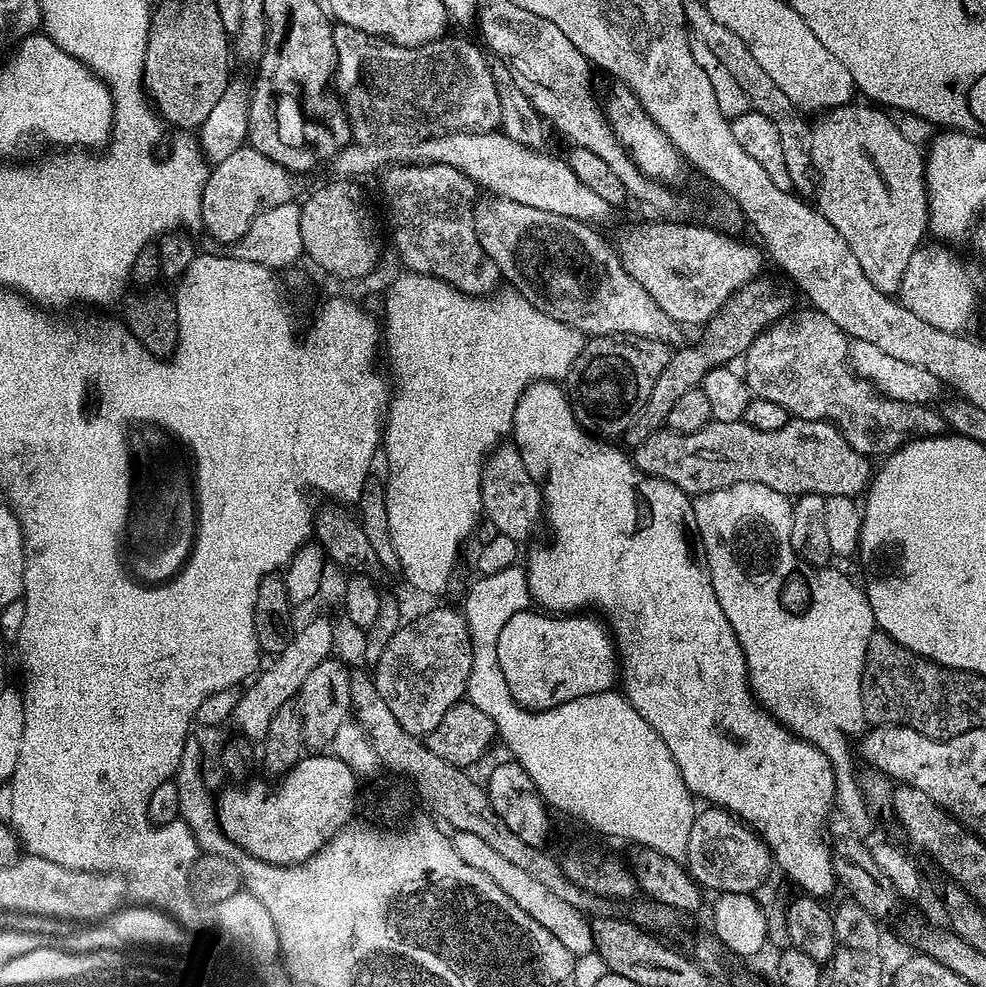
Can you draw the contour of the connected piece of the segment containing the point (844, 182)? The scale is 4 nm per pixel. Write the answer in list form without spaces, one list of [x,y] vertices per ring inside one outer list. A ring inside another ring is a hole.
[[[843,104],[840,108],[830,108],[823,113],[817,119],[820,121],[811,125],[808,149],[818,177],[819,211],[845,238],[865,271],[866,278],[878,290],[892,294],[900,287],[906,262],[910,262],[910,254],[914,254],[914,250],[925,243],[924,236],[926,237],[928,232],[928,187],[924,185],[925,157],[917,145],[909,142],[900,133],[900,127],[887,111],[864,104]]]

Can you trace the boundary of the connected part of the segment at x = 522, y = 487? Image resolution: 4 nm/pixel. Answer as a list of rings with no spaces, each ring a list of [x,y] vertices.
[[[501,442],[496,445],[495,448],[491,449],[487,453],[488,461],[485,464],[482,464],[482,471],[480,473],[480,506],[483,512],[483,515],[486,517],[486,520],[489,520],[490,523],[493,524],[495,531],[499,533],[501,536],[505,536],[506,538],[510,538],[511,540],[517,542],[523,542],[523,540],[528,540],[532,535],[536,532],[536,527],[539,526],[540,520],[542,524],[542,517],[545,515],[544,510],[544,494],[541,492],[540,487],[534,482],[534,478],[530,474],[530,470],[526,468],[526,462],[522,462],[522,454],[517,450],[515,443],[512,442]]]

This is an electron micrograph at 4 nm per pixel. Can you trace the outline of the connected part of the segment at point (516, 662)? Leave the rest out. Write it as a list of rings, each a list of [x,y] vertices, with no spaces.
[[[529,610],[514,614],[514,618],[502,626],[496,639],[496,661],[502,670],[502,678],[506,678],[510,694],[529,712],[545,712],[566,702],[610,692],[617,687],[618,653],[613,637],[603,619],[588,615],[592,614],[545,614],[540,610]]]

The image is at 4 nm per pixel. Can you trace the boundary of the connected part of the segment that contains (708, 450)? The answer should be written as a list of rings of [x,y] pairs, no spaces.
[[[795,418],[789,419],[788,424],[782,426],[781,429],[776,430],[760,430],[753,425],[747,424],[744,420],[735,420],[734,422],[722,422],[721,420],[712,420],[705,428],[698,430],[700,436],[696,436],[693,432],[686,432],[688,437],[688,444],[684,444],[684,440],[680,440],[680,444],[672,444],[672,456],[676,456],[676,464],[680,464],[680,468],[672,468],[671,484],[676,484],[678,487],[693,497],[703,497],[705,492],[713,492],[719,488],[725,488],[731,484],[738,482],[758,482],[762,486],[770,486],[770,490],[778,490],[782,495],[795,498],[797,496],[805,496],[806,494],[818,494],[822,497],[829,496],[851,496],[853,498],[859,497],[867,489],[873,475],[874,468],[871,468],[869,457],[863,456],[858,450],[854,450],[854,446],[850,446],[850,442],[846,442],[846,438],[842,435],[839,428],[835,424],[827,420],[798,420]]]

